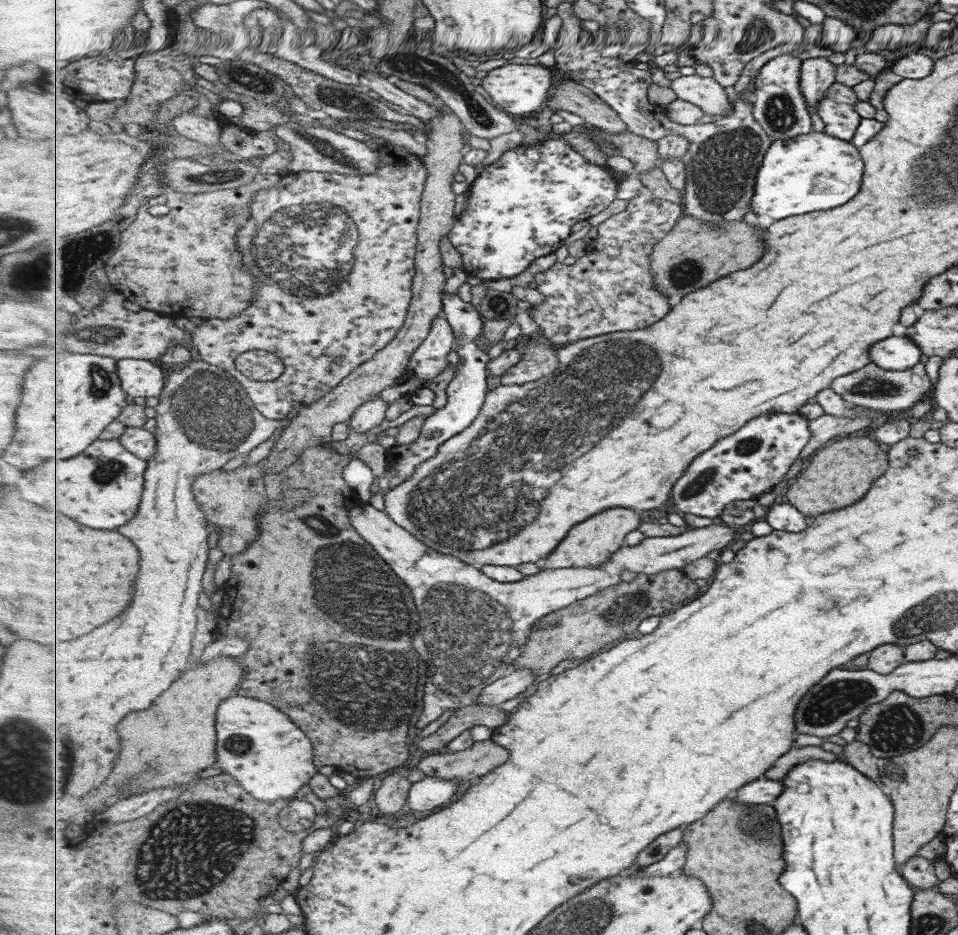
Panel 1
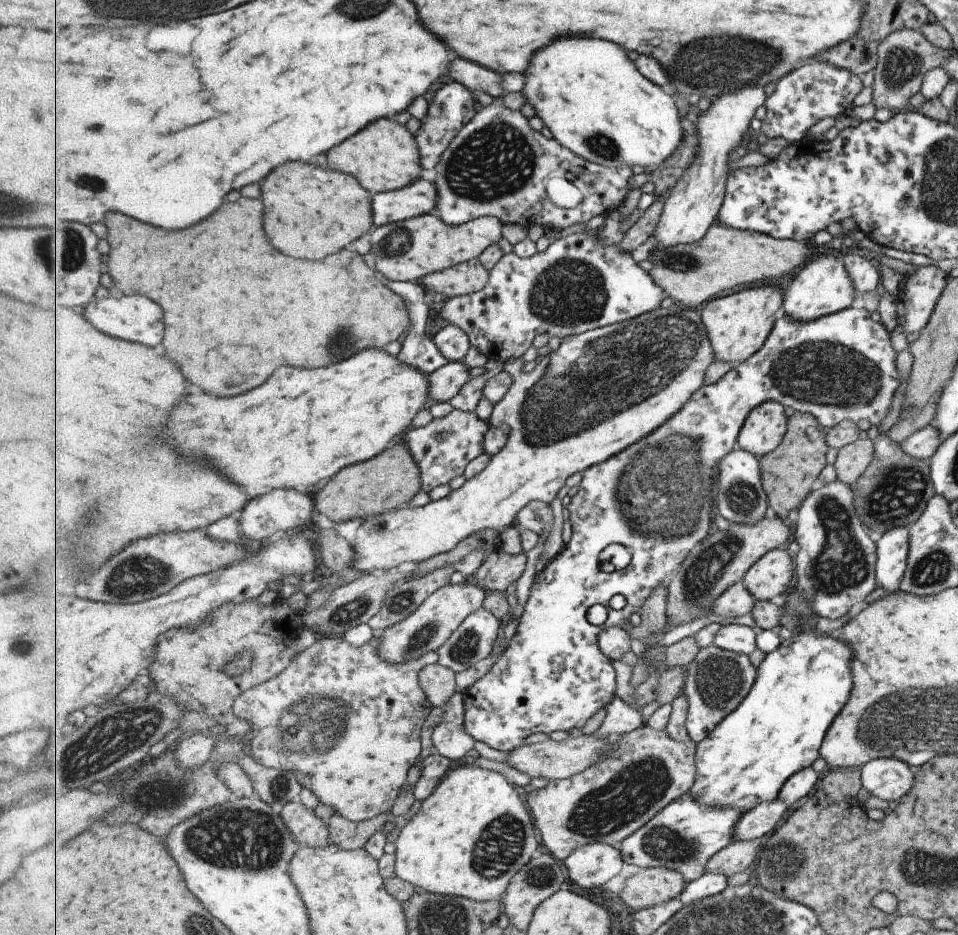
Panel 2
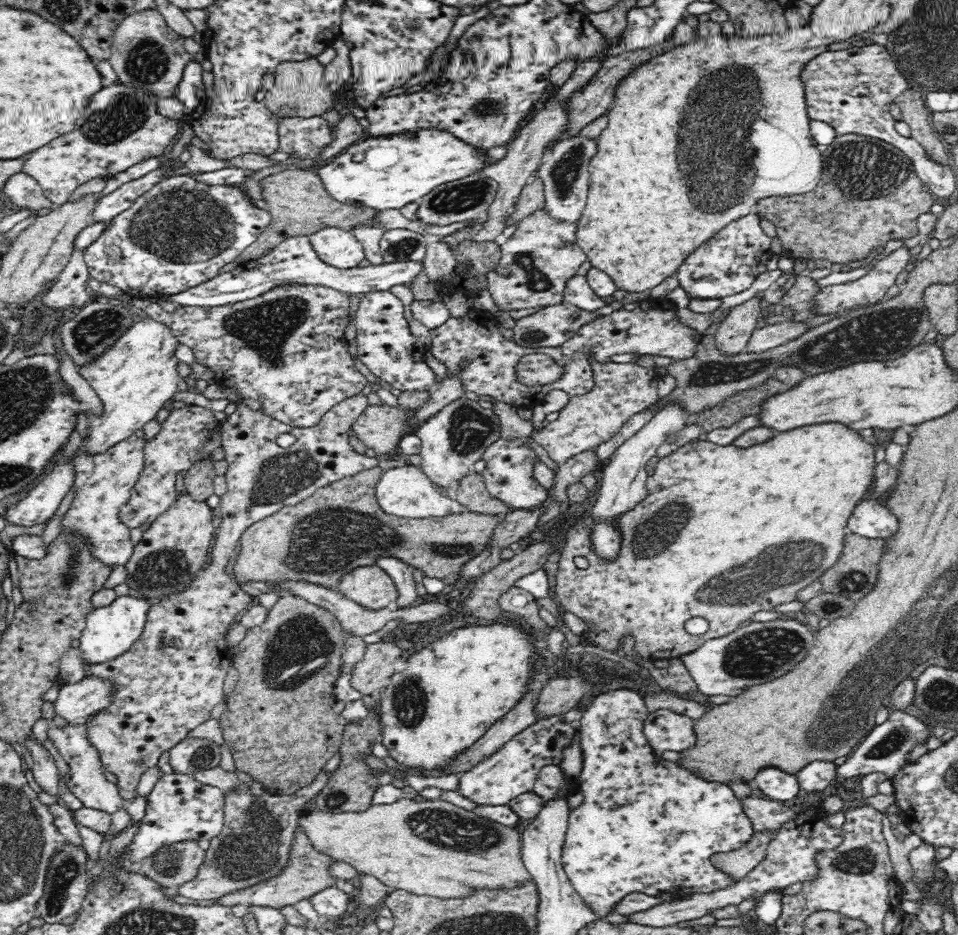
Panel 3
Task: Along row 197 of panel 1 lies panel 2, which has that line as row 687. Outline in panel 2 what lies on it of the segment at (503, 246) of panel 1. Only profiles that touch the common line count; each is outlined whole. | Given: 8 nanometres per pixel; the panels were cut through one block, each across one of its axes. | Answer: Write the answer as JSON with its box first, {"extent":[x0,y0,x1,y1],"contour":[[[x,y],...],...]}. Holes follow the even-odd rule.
{"extent":[462,303,900,752],"contour":[[[858,303],[811,322],[799,322],[781,313],[759,352],[725,374],[717,384],[705,385],[693,394],[693,398],[653,434],[635,442],[631,448],[607,462],[585,470],[582,482],[577,486],[577,494],[567,505],[572,525],[570,541],[534,578],[524,613],[504,653],[486,675],[462,693],[465,728],[475,740],[495,750],[510,752],[527,742],[531,735],[581,728],[589,718],[593,718],[599,710],[607,709],[613,702],[619,675],[613,669],[612,660],[602,654],[598,636],[615,625],[629,627],[628,620],[633,614],[641,612],[659,584],[666,581],[669,584],[685,558],[705,538],[709,538],[717,526],[713,518],[717,518],[719,513],[717,478],[721,476],[721,470],[713,466],[719,466],[719,462],[733,452],[745,420],[760,404],[781,402],[795,412],[811,413],[826,429],[841,421],[855,423],[867,420],[870,426],[879,425],[889,412],[893,392],[900,382],[895,368],[897,353],[889,344],[889,333],[881,323],[873,322],[869,315]],[[615,543],[627,548],[632,556],[631,562],[624,569],[605,572],[599,556],[607,546]],[[615,596],[623,596],[626,600],[621,610],[611,608],[611,600]],[[595,604],[601,604],[608,613],[602,625],[593,625],[587,620],[587,612]]]}

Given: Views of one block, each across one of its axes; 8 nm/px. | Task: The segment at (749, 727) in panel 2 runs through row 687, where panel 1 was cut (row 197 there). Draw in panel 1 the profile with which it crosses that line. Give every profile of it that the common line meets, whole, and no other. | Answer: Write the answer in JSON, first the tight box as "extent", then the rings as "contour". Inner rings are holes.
{"extent":[752,131,864,220],"contour":[[[811,131],[793,138],[775,141],[765,154],[758,173],[752,212],[767,214],[775,220],[796,217],[813,210],[827,210],[845,204],[859,190],[864,161],[857,147],[825,131]]]}

